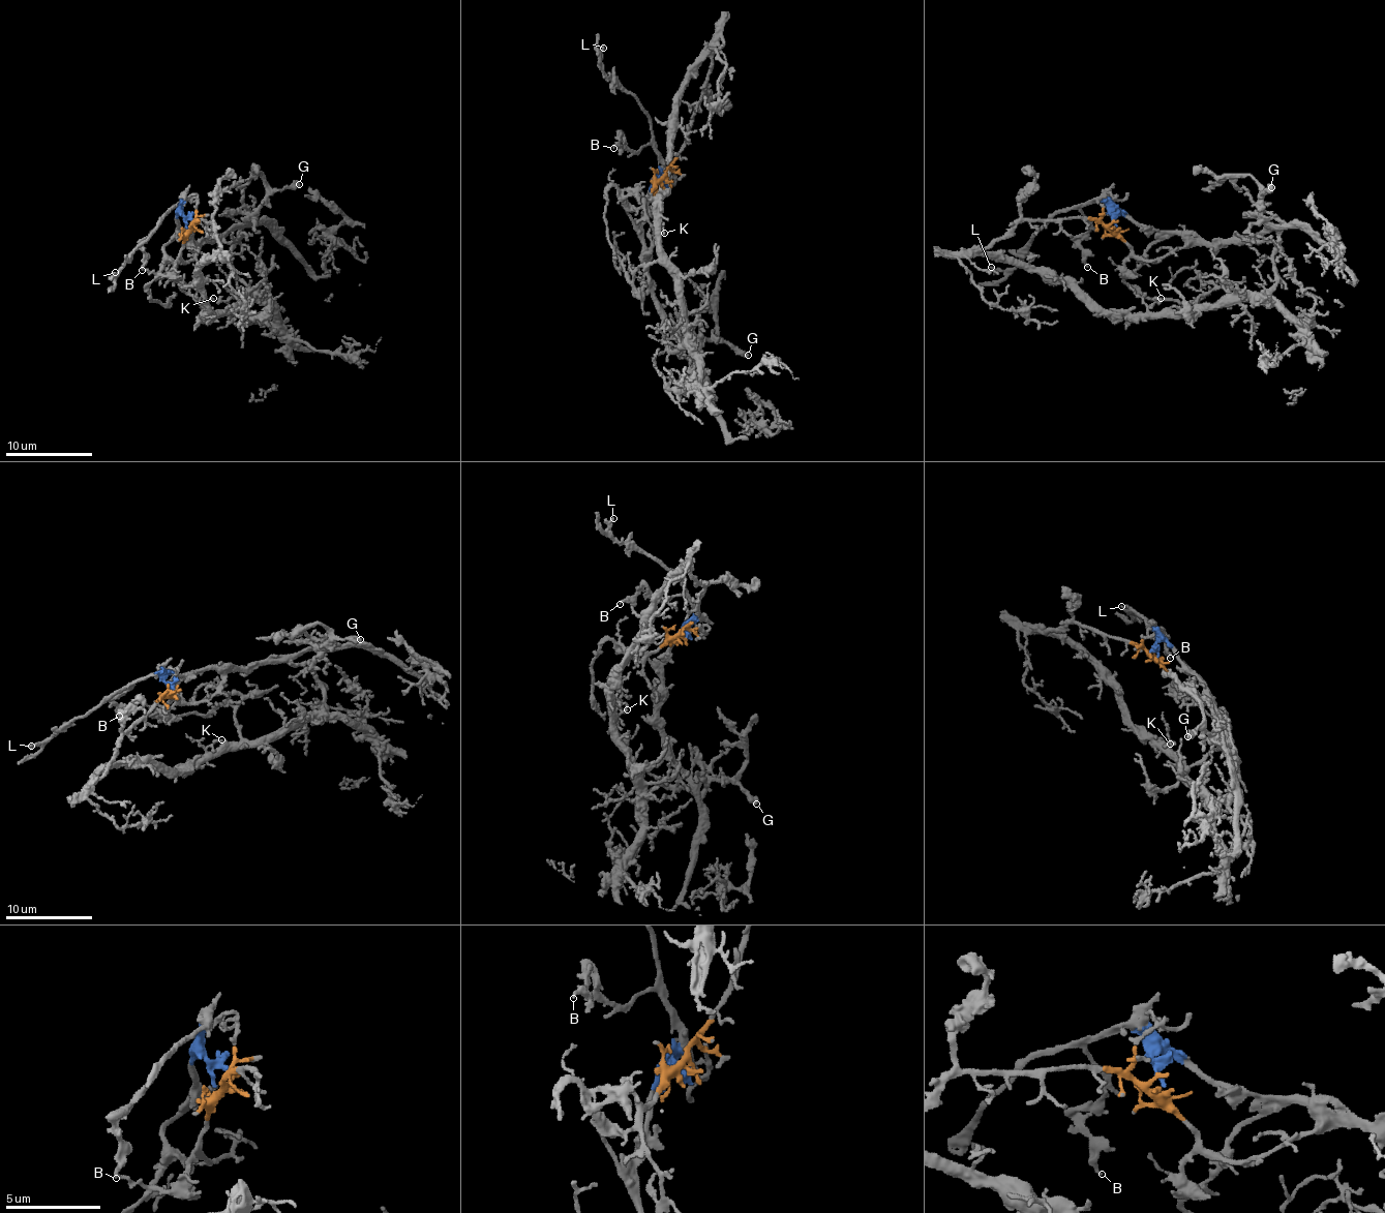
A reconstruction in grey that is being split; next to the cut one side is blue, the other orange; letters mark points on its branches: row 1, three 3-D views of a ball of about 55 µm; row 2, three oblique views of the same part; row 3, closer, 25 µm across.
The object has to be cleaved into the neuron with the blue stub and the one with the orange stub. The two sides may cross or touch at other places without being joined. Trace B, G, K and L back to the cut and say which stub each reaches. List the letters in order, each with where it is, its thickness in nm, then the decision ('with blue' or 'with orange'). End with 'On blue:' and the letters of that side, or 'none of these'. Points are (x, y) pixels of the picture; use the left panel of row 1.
B: place (142, 270); calibre 200 nm; with blue
G: place (299, 184); calibre 420 nm; with blue
K: place (213, 298); calibre 150 nm; with orange
L: place (115, 272); calibre 190 nm; with blue
On blue: B, G, L

